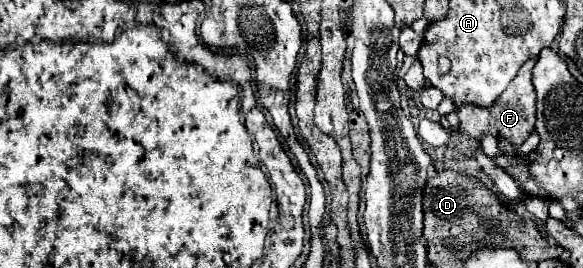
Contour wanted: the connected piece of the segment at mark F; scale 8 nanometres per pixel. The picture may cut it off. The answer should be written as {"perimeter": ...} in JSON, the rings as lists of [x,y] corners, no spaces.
{"perimeter":[[[536,58],[528,60],[518,76],[510,82],[510,86],[500,94],[500,98],[488,108],[476,108],[476,104],[462,104],[458,108],[460,128],[474,140],[480,142],[484,134],[494,134],[498,140],[508,140],[516,150],[524,144],[524,140],[536,128],[536,90],[532,86],[532,68],[536,66]]]}

